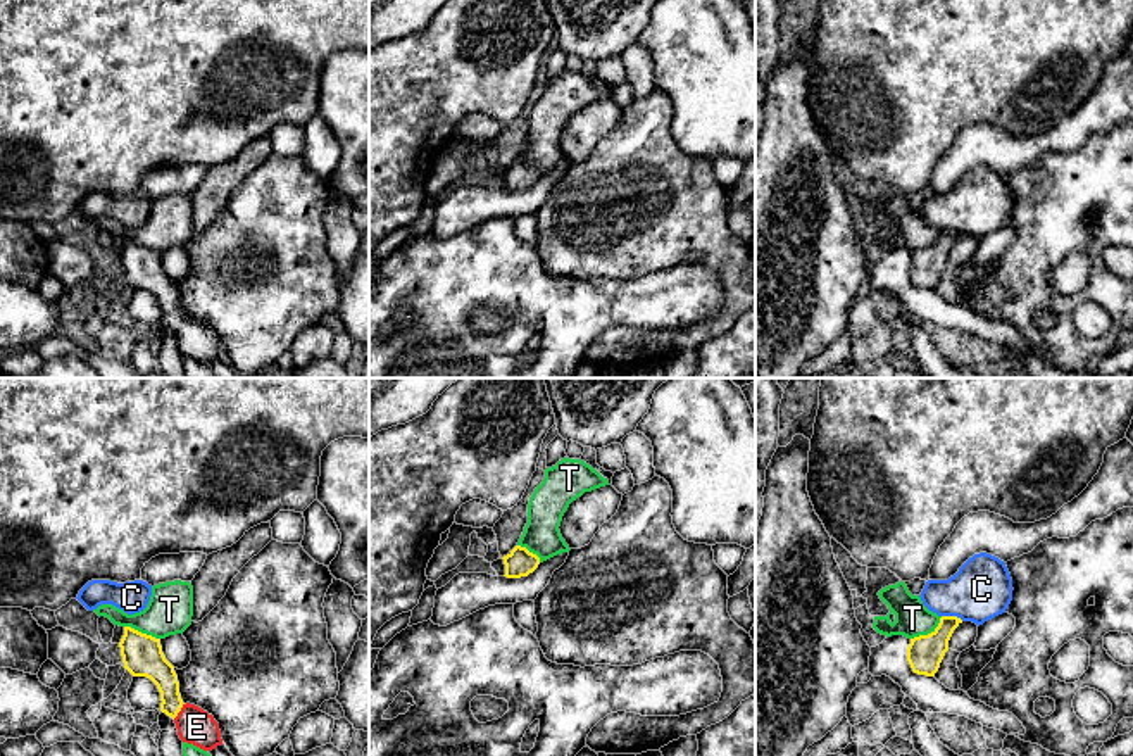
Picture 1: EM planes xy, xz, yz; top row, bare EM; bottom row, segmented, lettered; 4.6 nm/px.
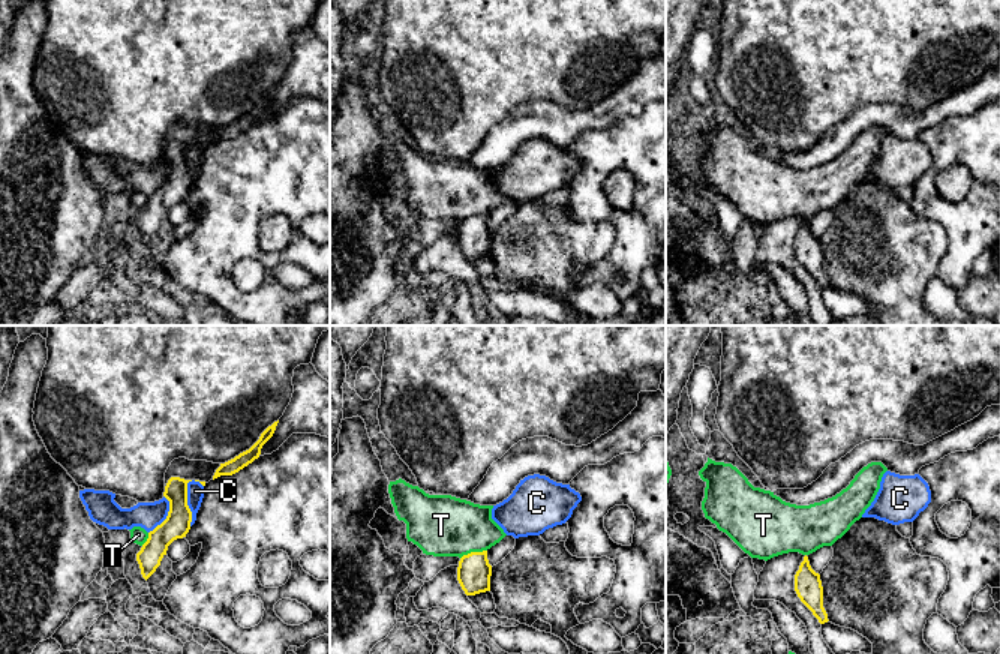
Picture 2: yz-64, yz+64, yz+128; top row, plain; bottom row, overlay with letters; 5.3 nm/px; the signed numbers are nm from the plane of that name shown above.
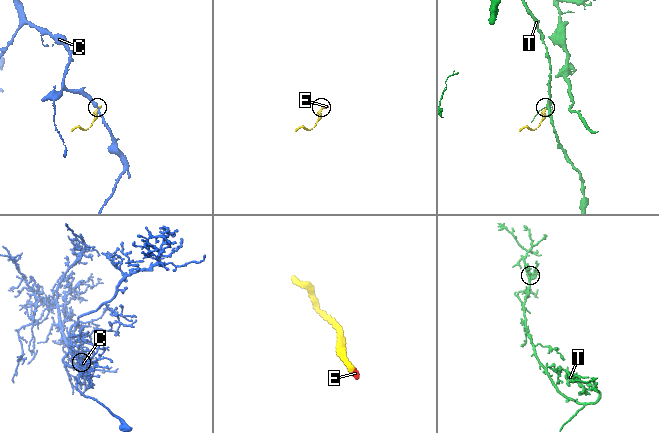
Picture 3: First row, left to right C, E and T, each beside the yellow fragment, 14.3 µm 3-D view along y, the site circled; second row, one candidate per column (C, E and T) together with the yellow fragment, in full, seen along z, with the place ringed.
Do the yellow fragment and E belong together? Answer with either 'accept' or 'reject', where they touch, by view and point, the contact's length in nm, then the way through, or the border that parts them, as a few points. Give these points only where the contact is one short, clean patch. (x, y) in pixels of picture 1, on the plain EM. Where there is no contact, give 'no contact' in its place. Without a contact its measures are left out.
accept | xy (180, 323) | 90 nm | across xy (152, 278), (180, 323), (197, 340)

